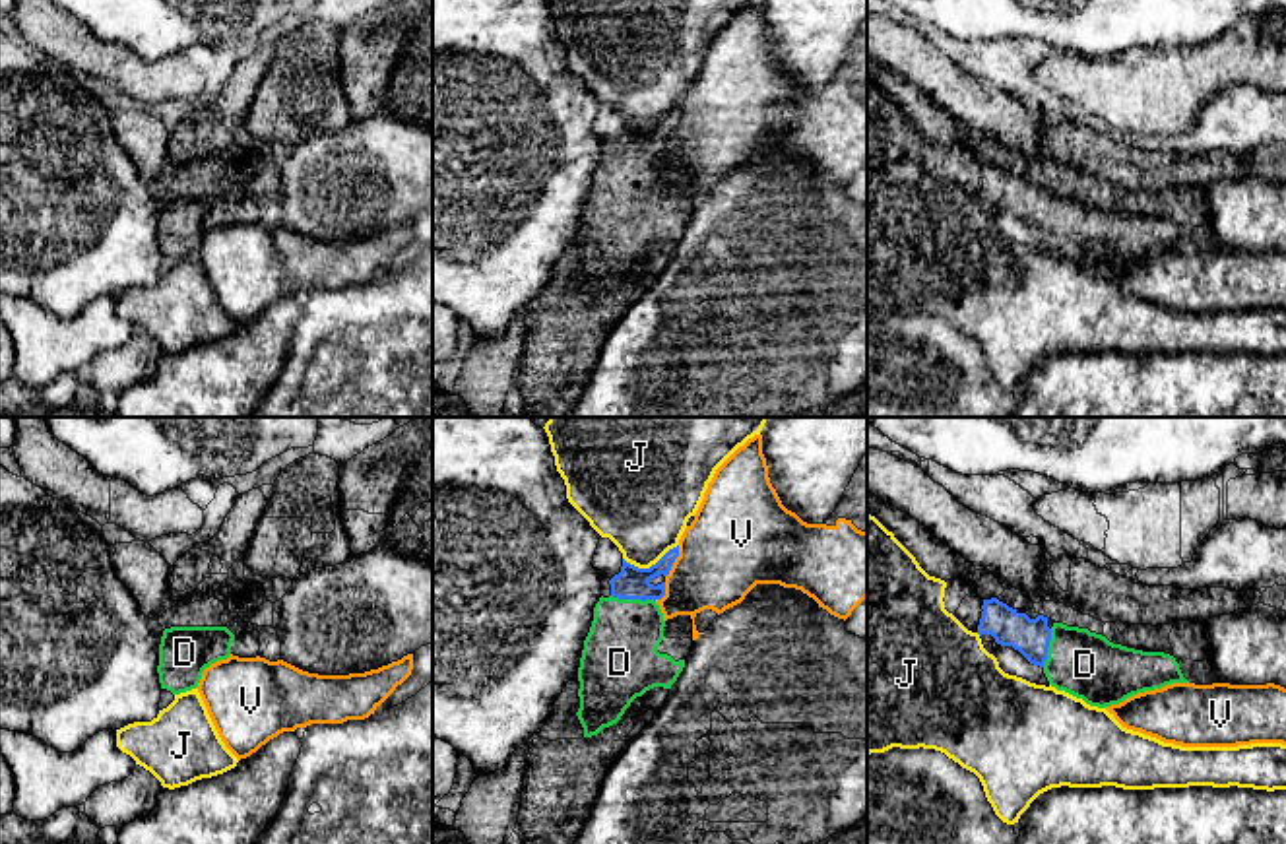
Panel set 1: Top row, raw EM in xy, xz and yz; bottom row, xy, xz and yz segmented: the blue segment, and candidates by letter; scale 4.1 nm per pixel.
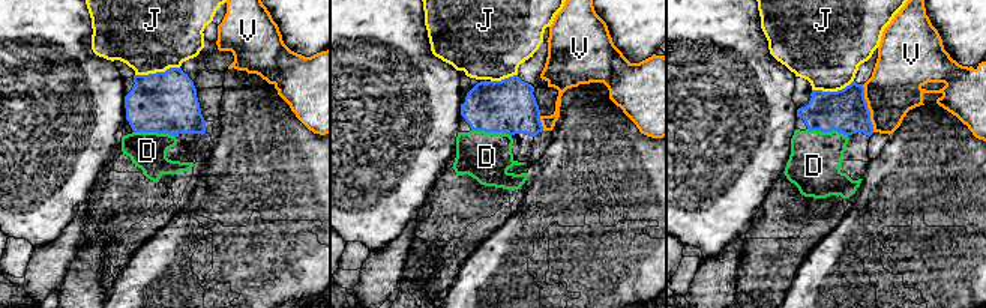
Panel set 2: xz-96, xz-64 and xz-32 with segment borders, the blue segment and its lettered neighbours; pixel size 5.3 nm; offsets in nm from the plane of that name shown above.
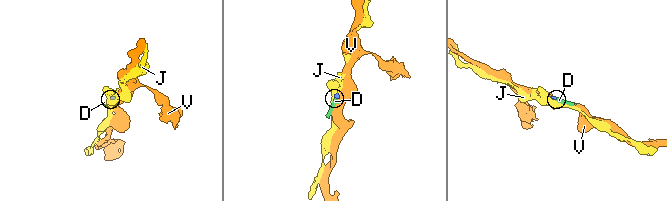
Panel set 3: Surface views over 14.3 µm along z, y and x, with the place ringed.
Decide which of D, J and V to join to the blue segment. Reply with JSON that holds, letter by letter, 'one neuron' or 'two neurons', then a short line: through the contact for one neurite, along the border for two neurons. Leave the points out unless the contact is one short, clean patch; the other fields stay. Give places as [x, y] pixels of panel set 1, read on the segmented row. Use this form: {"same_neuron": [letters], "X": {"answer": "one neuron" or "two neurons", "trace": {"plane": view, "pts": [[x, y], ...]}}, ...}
{"same_neuron": ["D"], "D": {"answer": "one neuron", "trace": {"plane": "xz", "pts": [[633, 583], [633, 598], [619, 656]]}}, "J": {"answer": "two neurons", "trace": {"plane": "xz", "pts": [[677, 544], [648, 567], [635, 567], [623, 559]]}}, "V": {"answer": "two neurons", "trace": {"plane": "xz", "pts": [[679, 546], [679, 555], [666, 577]]}}}

